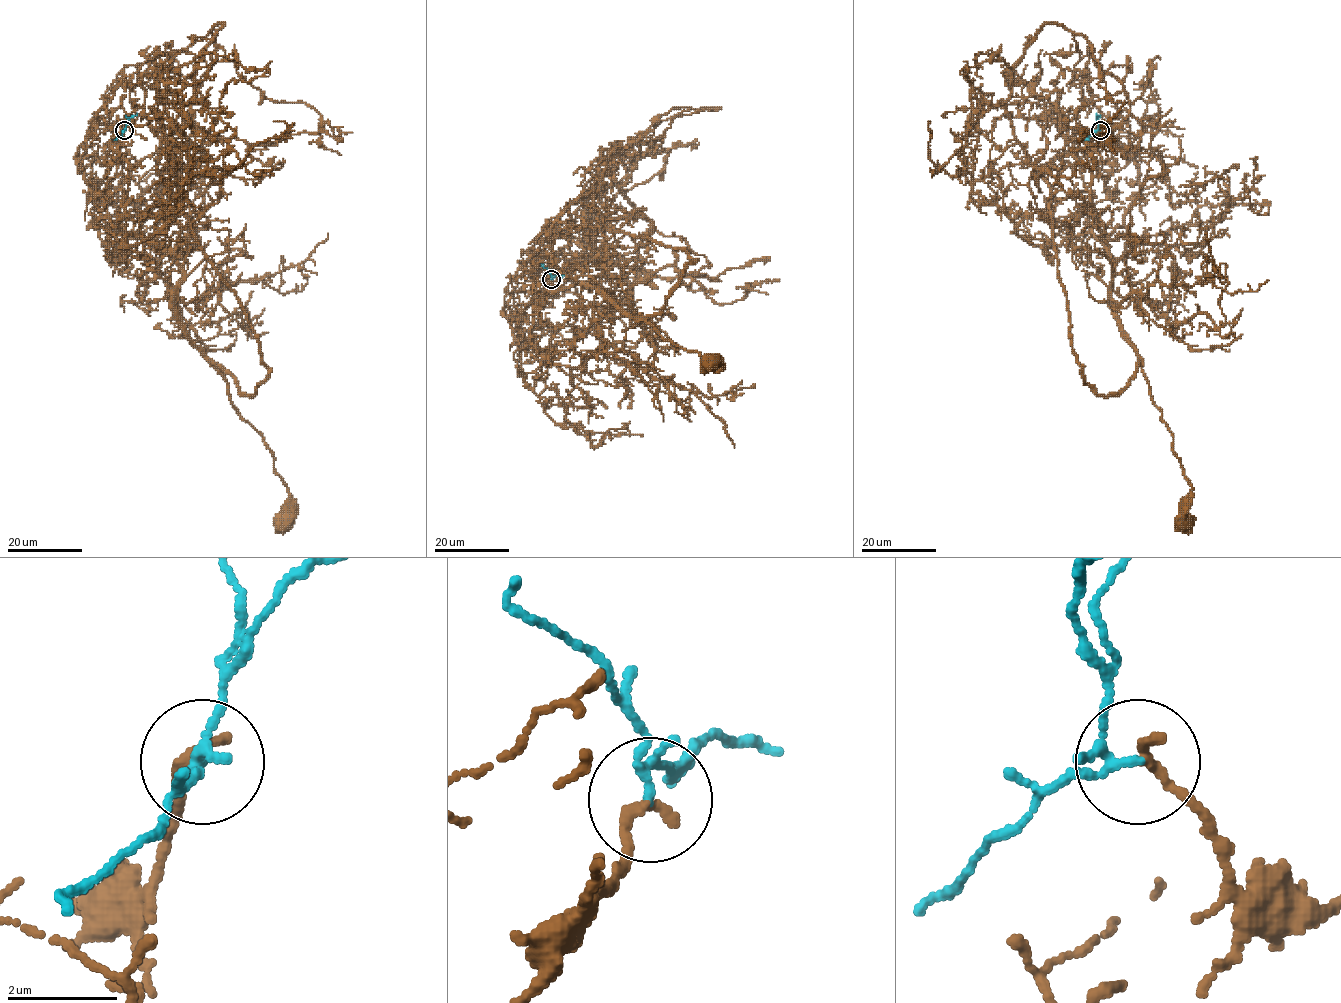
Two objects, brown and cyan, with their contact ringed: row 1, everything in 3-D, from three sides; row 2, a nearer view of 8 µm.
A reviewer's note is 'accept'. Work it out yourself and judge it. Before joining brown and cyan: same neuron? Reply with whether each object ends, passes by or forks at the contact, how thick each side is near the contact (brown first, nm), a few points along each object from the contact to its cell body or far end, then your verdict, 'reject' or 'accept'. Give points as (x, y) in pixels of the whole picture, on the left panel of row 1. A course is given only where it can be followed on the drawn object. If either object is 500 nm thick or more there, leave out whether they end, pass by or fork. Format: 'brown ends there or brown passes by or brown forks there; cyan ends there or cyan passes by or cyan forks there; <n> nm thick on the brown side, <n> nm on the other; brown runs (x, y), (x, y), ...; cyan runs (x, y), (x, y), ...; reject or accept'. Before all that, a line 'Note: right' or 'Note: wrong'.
Note: right
brown ends there; cyan forks there; 240 nm thick on the brown side, 100 nm on the other; brown runs (124, 130), (79, 167), (102, 218), (153, 241), (182, 272), (179, 326), (274, 458), (291, 496), (286, 523); cyan runs (124, 130), (128, 120), (137, 114); accept

